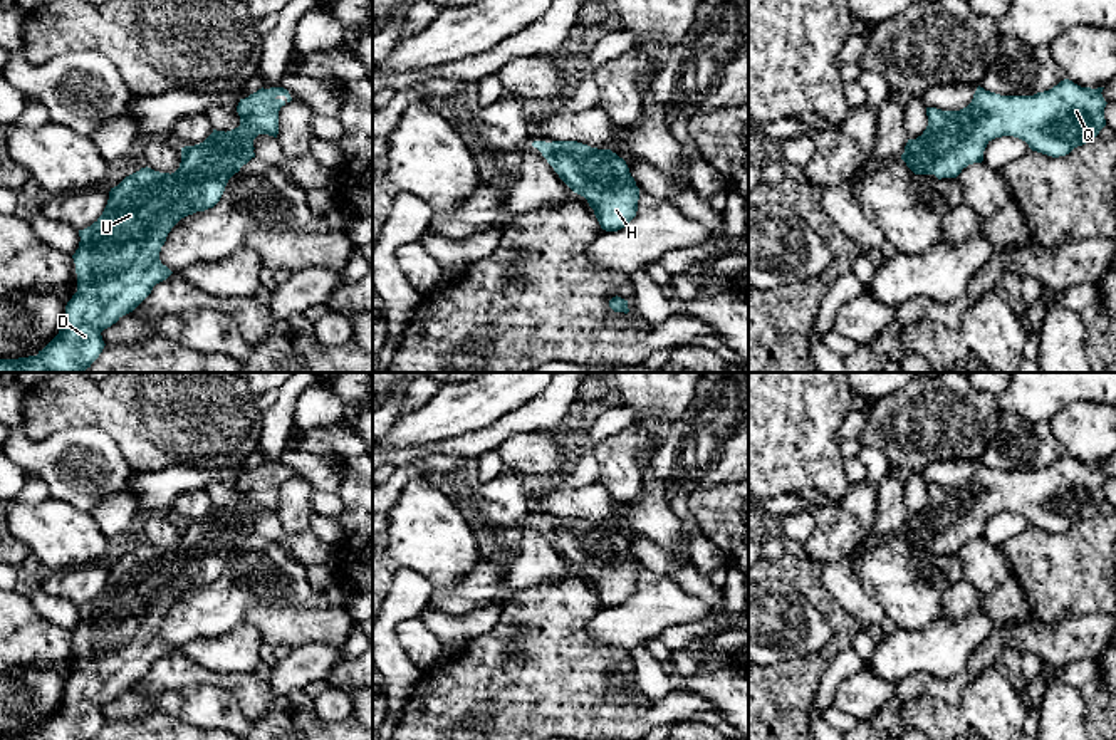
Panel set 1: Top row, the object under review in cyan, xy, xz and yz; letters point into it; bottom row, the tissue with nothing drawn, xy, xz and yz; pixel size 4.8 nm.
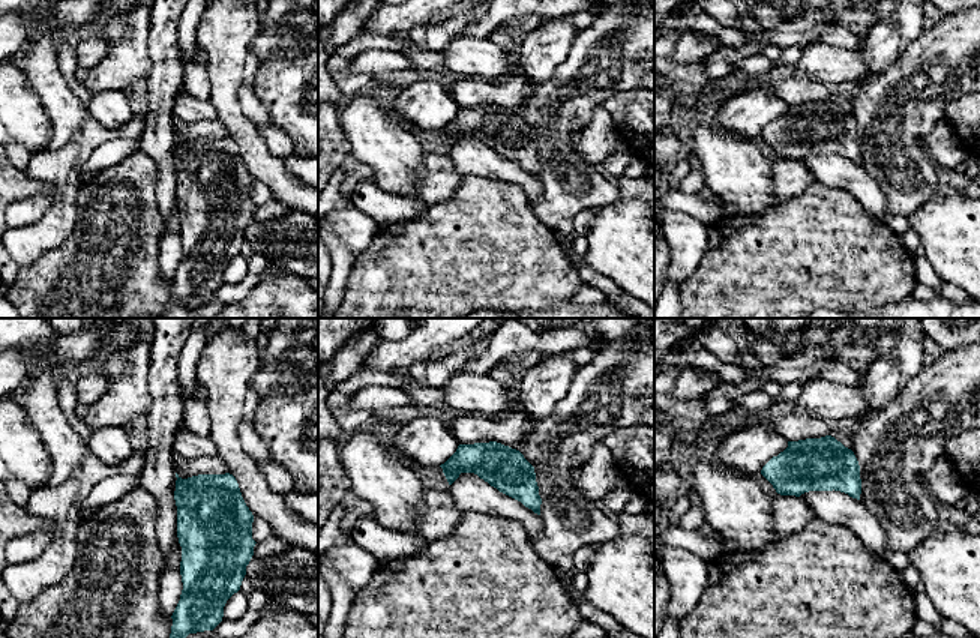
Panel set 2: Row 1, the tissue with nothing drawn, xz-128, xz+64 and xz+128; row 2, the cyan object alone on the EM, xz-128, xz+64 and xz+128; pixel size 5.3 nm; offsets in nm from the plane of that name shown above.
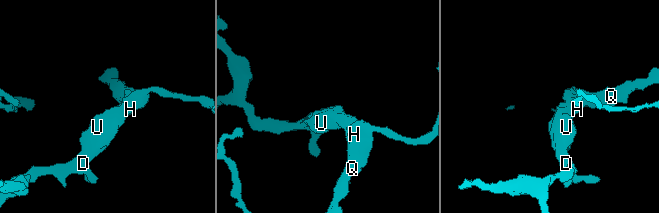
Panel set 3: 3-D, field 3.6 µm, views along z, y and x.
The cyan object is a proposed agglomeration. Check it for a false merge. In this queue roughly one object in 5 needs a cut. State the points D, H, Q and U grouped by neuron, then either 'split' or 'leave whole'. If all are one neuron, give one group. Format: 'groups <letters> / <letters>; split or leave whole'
groups D H Q U; leave whole

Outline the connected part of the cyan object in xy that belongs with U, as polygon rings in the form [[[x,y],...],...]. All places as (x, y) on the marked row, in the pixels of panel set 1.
[[[284,87],[258,89],[240,99],[237,112],[240,126],[216,131],[200,144],[181,148],[181,163],[175,173],[151,168],[126,176],[111,188],[102,215],[79,230],[79,248],[72,255],[77,274],[77,292],[65,305],[59,334],[37,356],[0,359],[0,373],[86,373],[104,349],[101,332],[133,312],[173,272],[161,263],[159,252],[171,228],[185,216],[213,208],[228,180],[247,164],[258,134],[277,138],[279,111],[292,97]]]

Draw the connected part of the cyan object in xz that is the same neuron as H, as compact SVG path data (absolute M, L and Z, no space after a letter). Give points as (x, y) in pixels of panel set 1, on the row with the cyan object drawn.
M534 141L559 178L584 196L606 232L618 232L636 216L639 188L623 158L577 141Z

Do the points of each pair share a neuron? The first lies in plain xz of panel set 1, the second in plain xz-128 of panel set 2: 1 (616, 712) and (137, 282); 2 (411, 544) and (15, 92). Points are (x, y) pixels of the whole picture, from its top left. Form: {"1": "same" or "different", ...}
{"1": "same", "2": "same"}

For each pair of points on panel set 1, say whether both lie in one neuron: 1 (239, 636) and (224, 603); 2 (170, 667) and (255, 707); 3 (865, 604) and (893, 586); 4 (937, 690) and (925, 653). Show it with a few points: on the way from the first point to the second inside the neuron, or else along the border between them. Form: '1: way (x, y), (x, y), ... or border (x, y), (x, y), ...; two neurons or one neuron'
1: border (244, 620), (224, 633), (198, 640); two neurons
2: way (192, 673), (227, 680), (234, 685); one neuron
3: border (851, 566), (861, 588), (886, 616); two neurons
4: border (967, 658), (950, 677), (908, 673), (895, 683); two neurons

